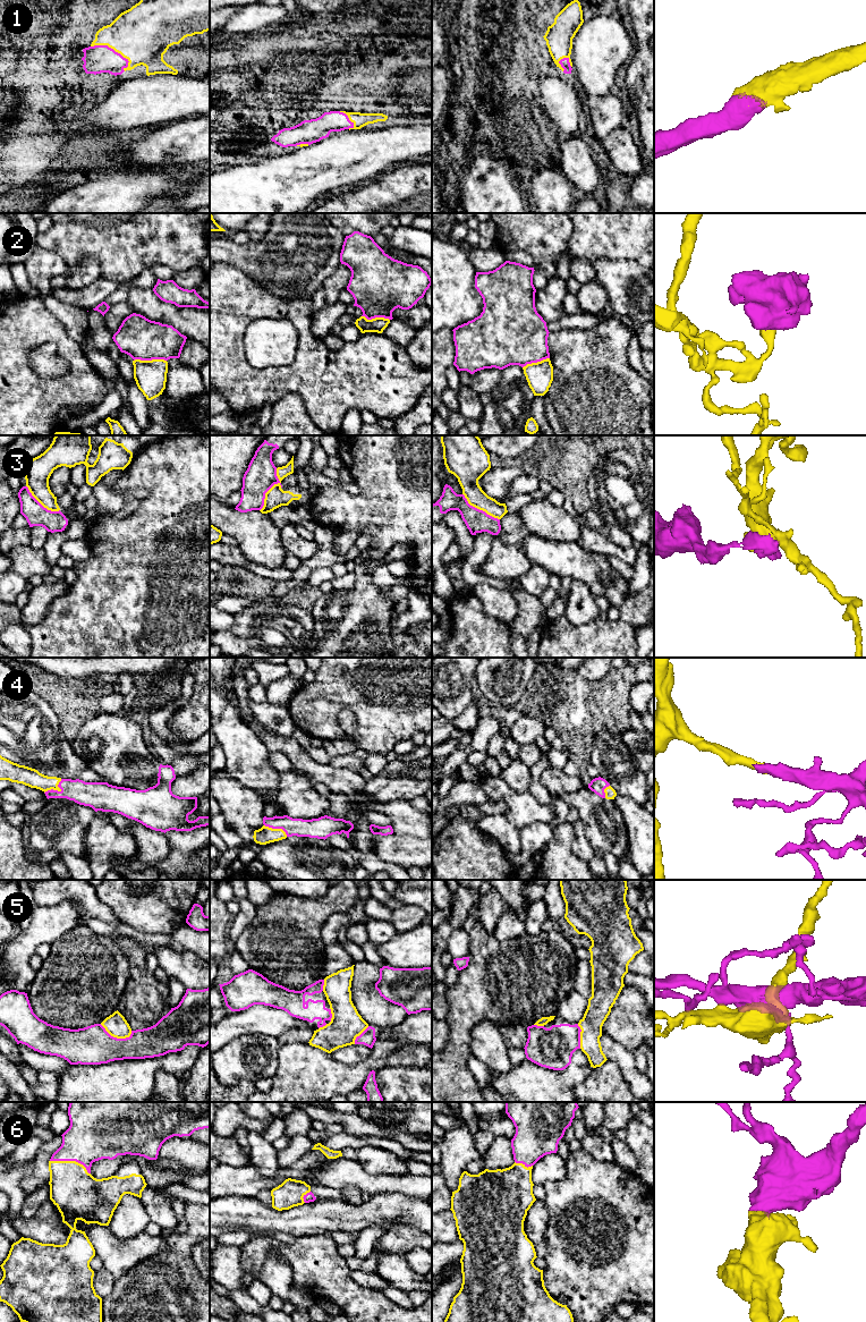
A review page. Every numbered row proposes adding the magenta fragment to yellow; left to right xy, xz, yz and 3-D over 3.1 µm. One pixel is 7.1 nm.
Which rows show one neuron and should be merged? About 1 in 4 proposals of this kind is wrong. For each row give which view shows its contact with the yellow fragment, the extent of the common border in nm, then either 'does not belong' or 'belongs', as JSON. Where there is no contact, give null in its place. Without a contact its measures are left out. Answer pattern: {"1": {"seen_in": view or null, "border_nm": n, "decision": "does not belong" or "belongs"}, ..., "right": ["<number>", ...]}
{"1": {"seen_in": "xy", "border_nm": 300, "decision": "belongs"}, "2": {"seen_in": "xy", "border_nm": 240, "decision": "does not belong"}, "3": {"seen_in": "xz", "border_nm": 320, "decision": "does not belong"}, "4": {"seen_in": "xy", "border_nm": 160, "decision": "belongs"}, "5": {"seen_in": "xy", "border_nm": 240, "decision": "does not belong"}, "6": {"seen_in": "xy", "border_nm": 300, "decision": "belongs"}, "right": ["1", "4", "6"]}

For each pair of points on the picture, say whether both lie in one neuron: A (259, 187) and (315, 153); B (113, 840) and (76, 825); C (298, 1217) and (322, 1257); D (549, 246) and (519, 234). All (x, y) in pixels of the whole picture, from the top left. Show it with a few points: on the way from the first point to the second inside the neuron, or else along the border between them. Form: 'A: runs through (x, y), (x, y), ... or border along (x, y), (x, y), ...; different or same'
A: runs through (272, 187), (281, 180), (288, 180), (302, 167); same
B: border along (95, 814), (83, 856); different
C: border along (329, 1231), (312, 1237), (297, 1238); different
D: runs through (542, 238), (537, 234), (527, 234); same

